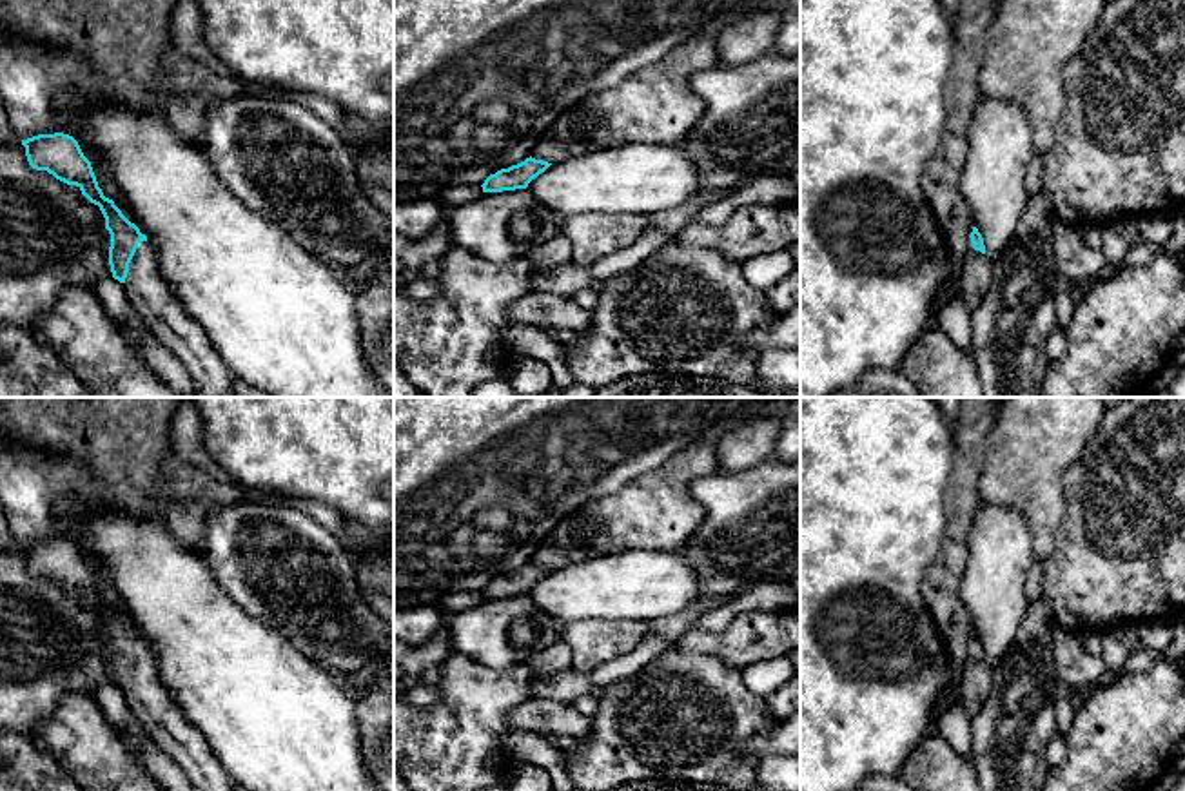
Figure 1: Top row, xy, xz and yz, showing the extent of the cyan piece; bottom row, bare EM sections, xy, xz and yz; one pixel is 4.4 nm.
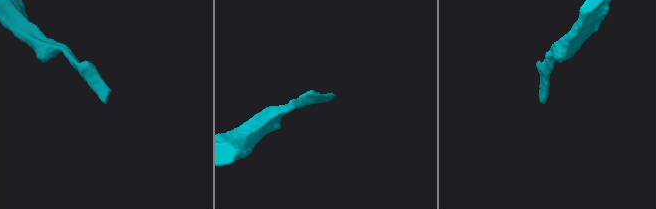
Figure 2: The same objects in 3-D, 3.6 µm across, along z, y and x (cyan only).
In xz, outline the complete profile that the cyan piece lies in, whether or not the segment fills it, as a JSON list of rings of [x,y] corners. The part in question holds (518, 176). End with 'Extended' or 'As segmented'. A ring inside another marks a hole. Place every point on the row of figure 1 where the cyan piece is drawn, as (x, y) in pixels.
[[[526,158],[524,161],[512,165],[508,169],[501,169],[495,174],[490,174],[483,187],[483,192],[503,192],[503,190],[515,190],[526,189],[528,183],[544,172],[552,163]]]. As segmented

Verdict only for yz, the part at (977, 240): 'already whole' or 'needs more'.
needs more

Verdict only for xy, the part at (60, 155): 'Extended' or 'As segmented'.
Extended

